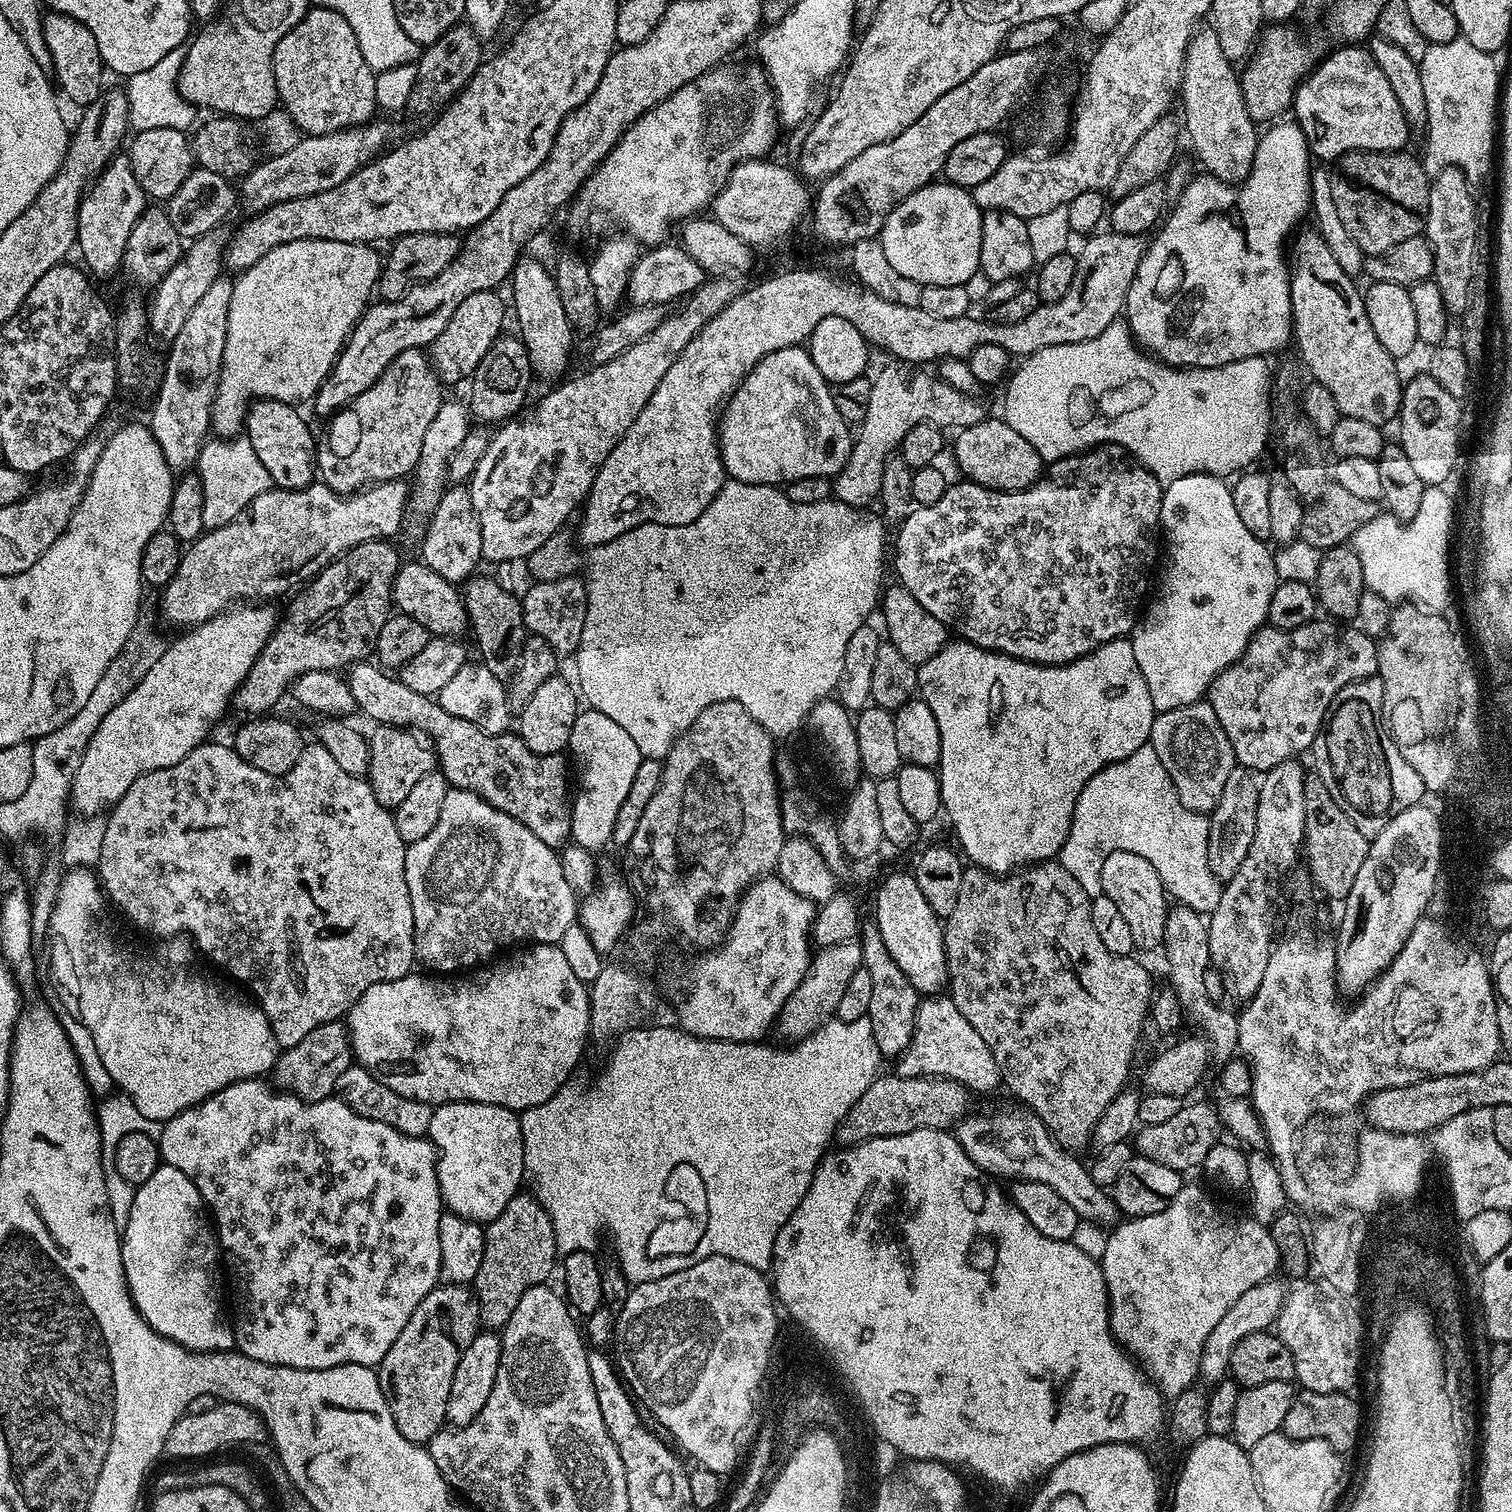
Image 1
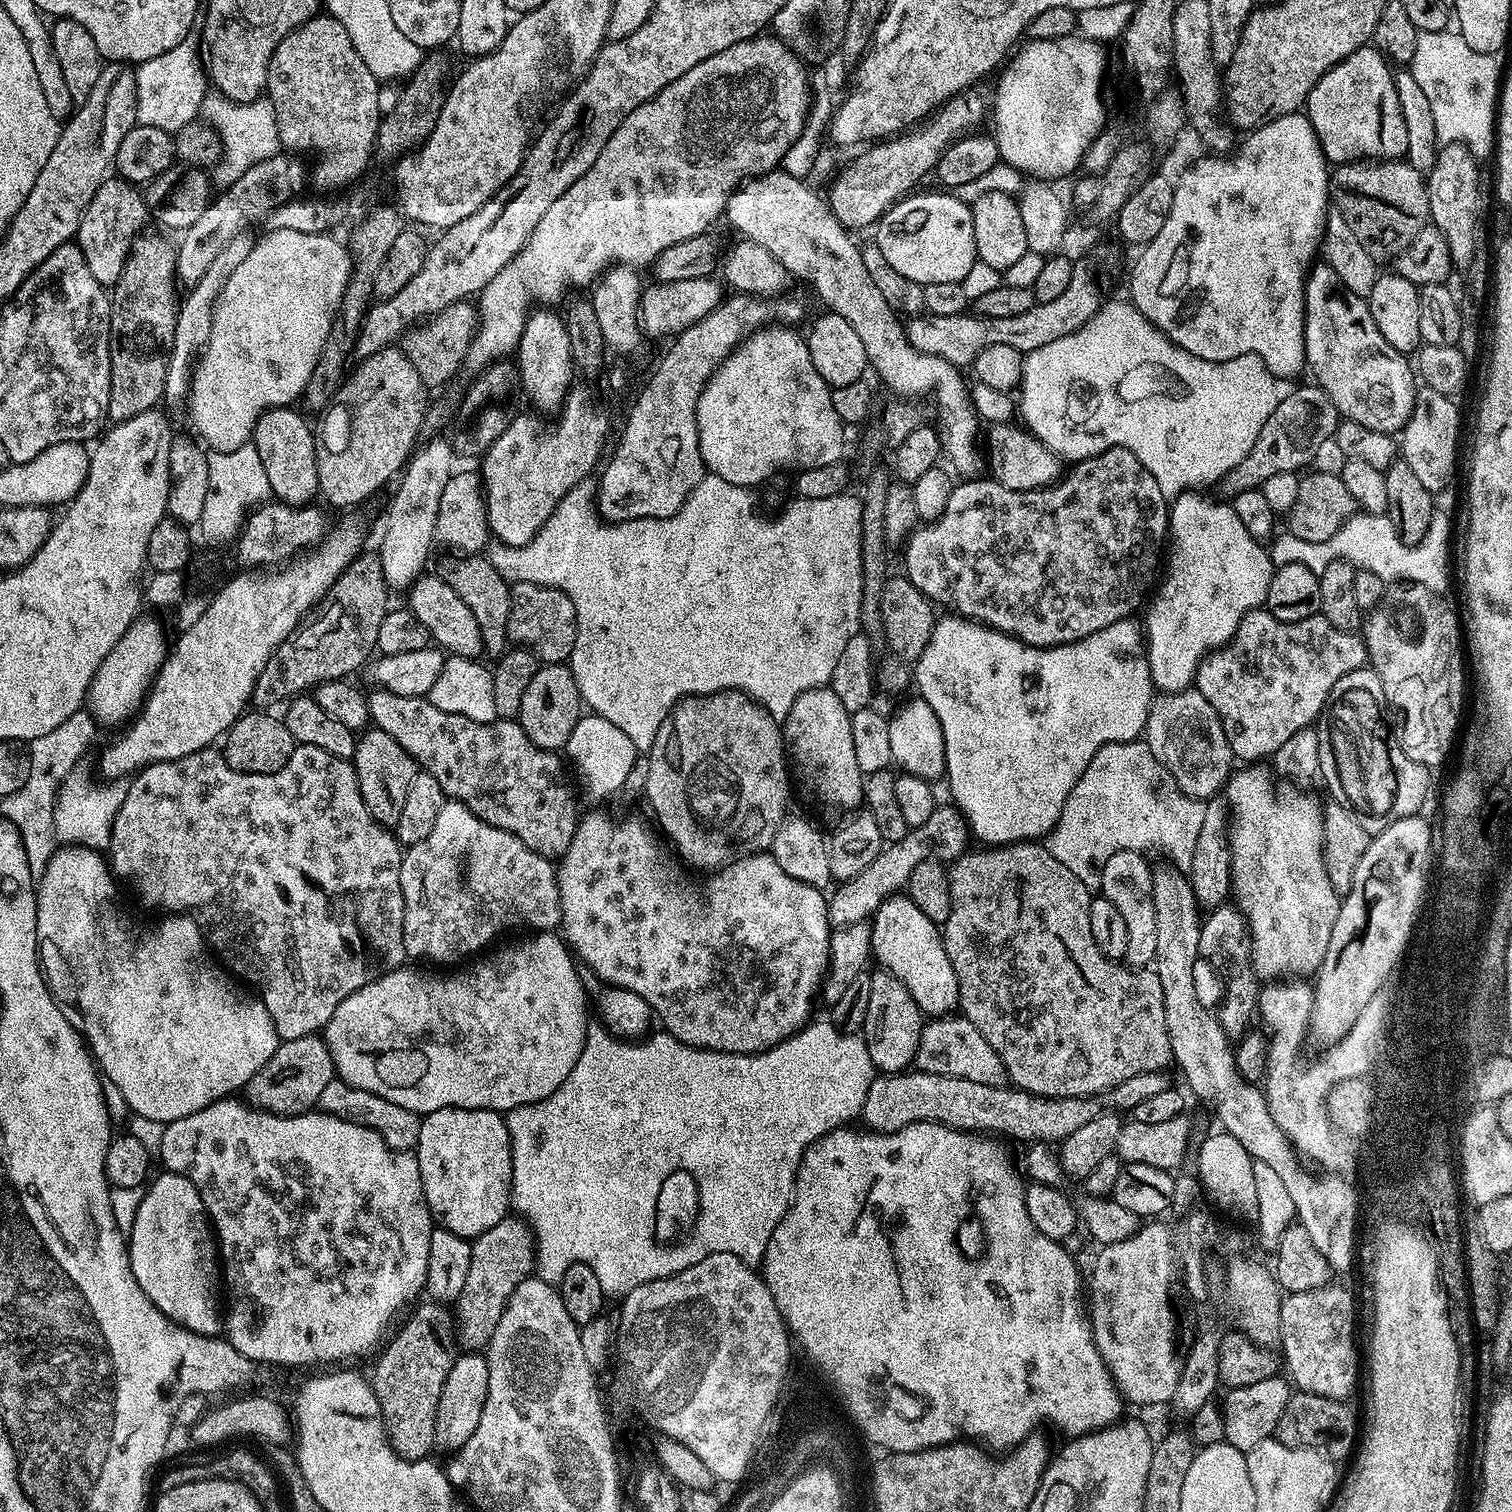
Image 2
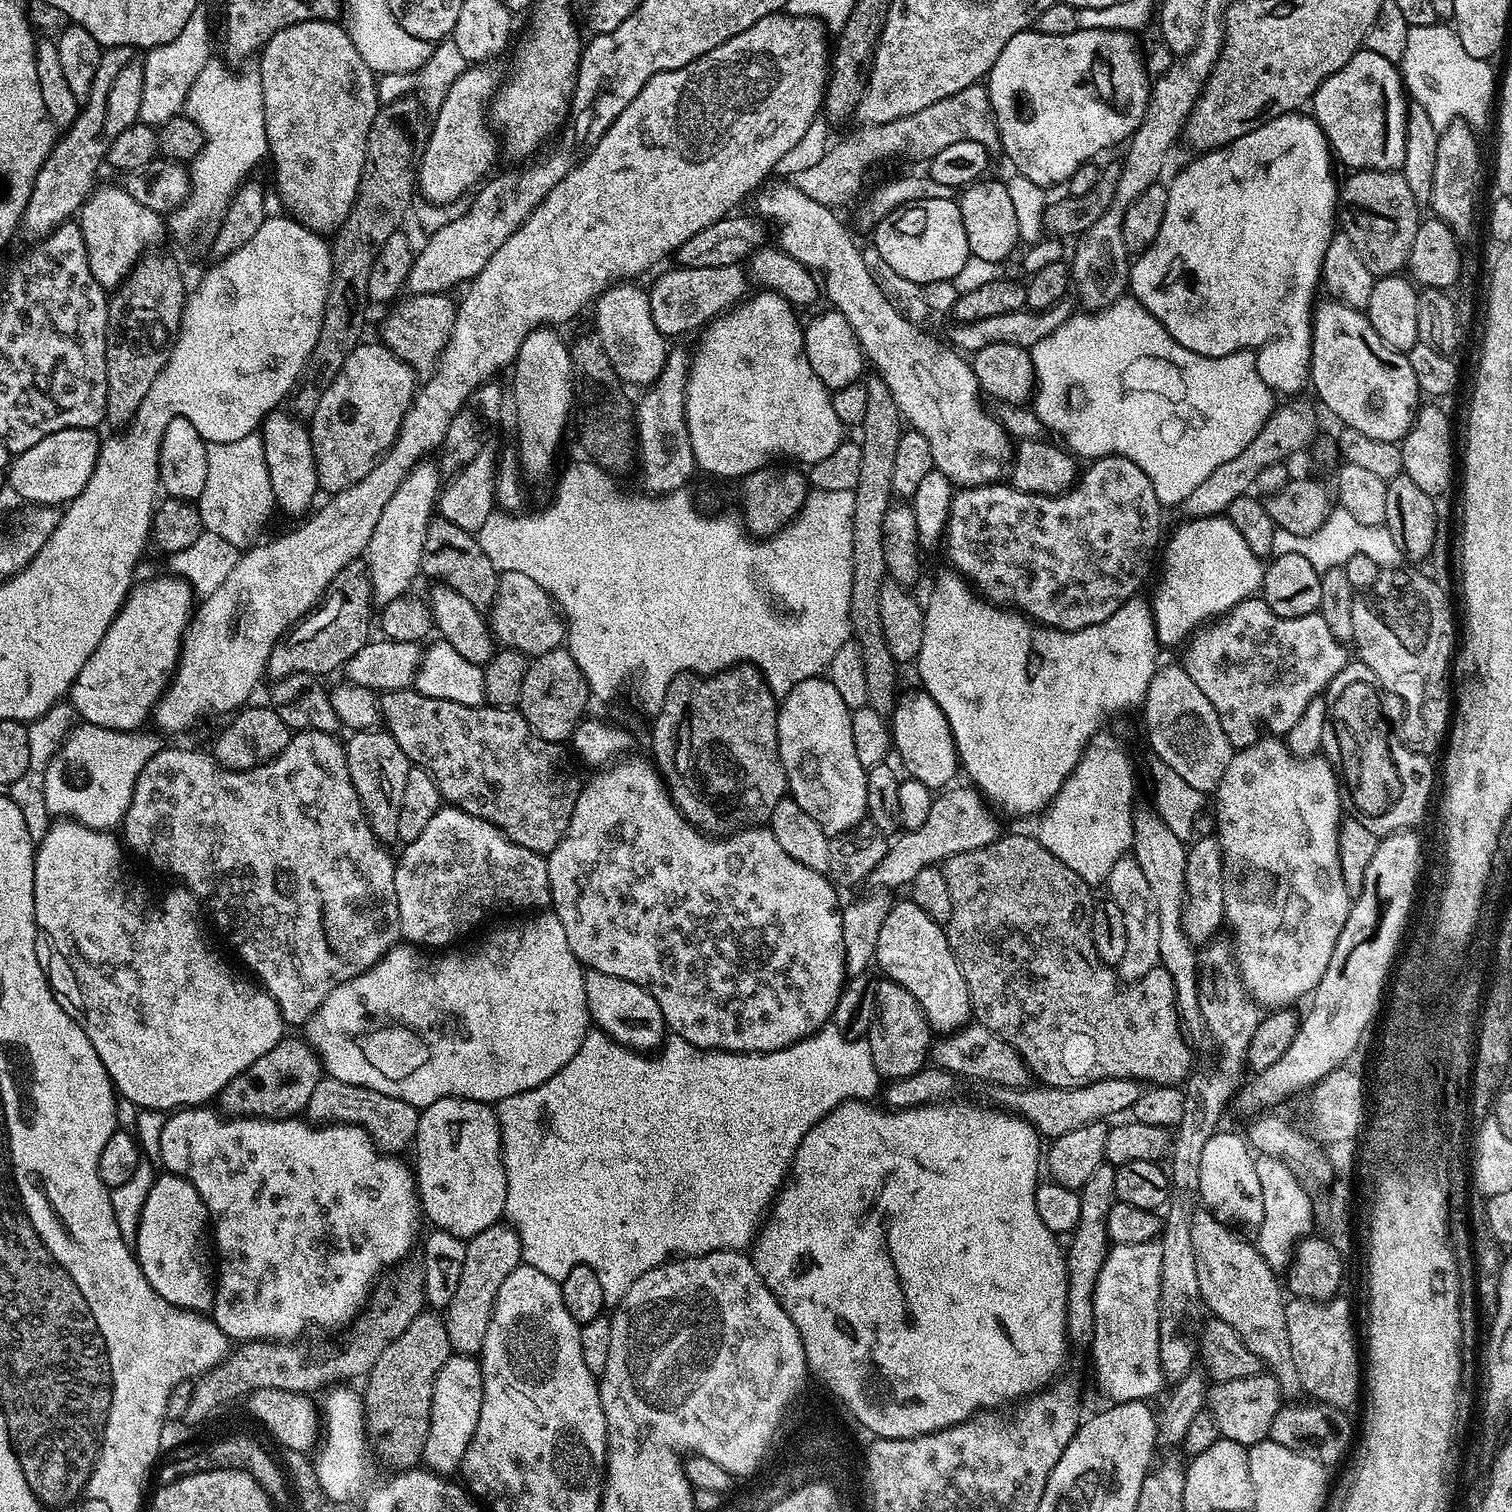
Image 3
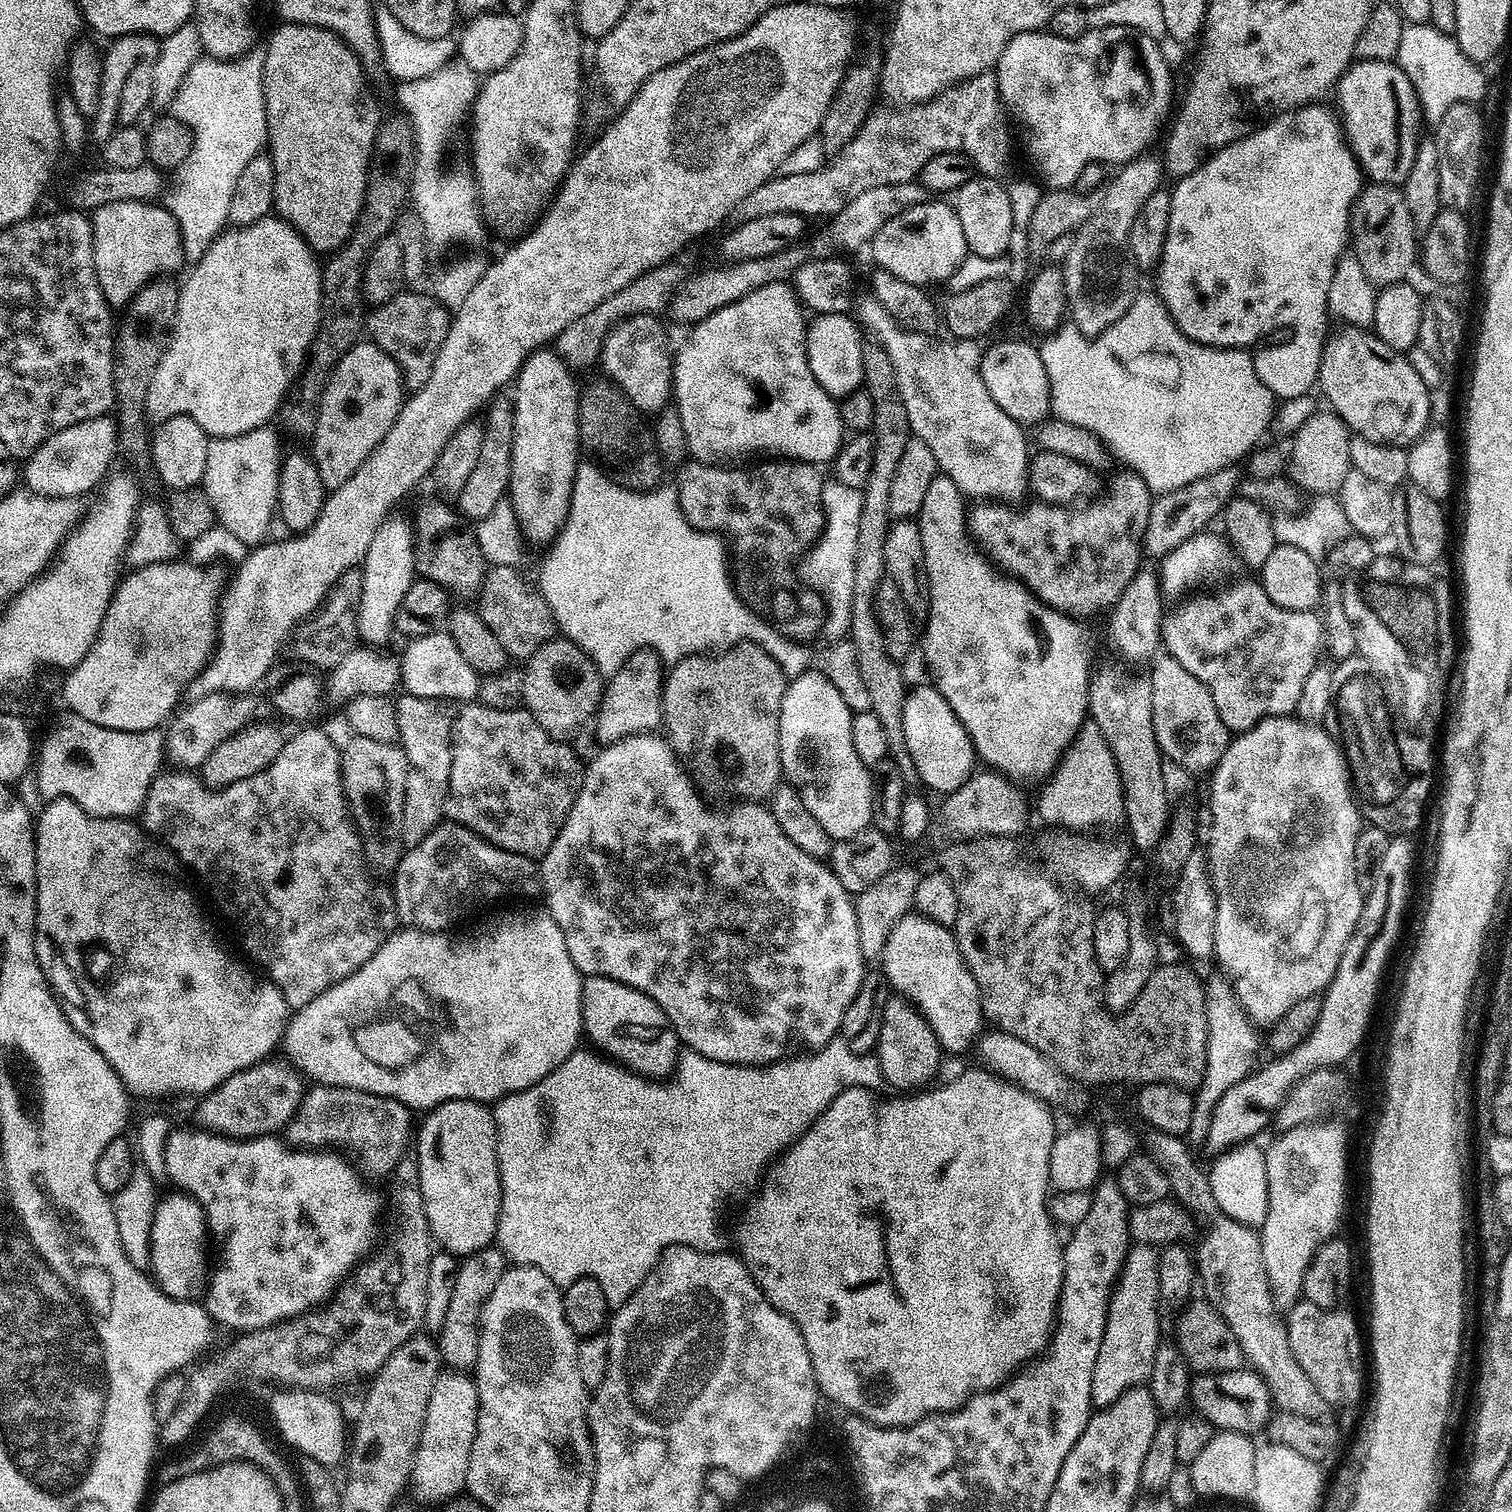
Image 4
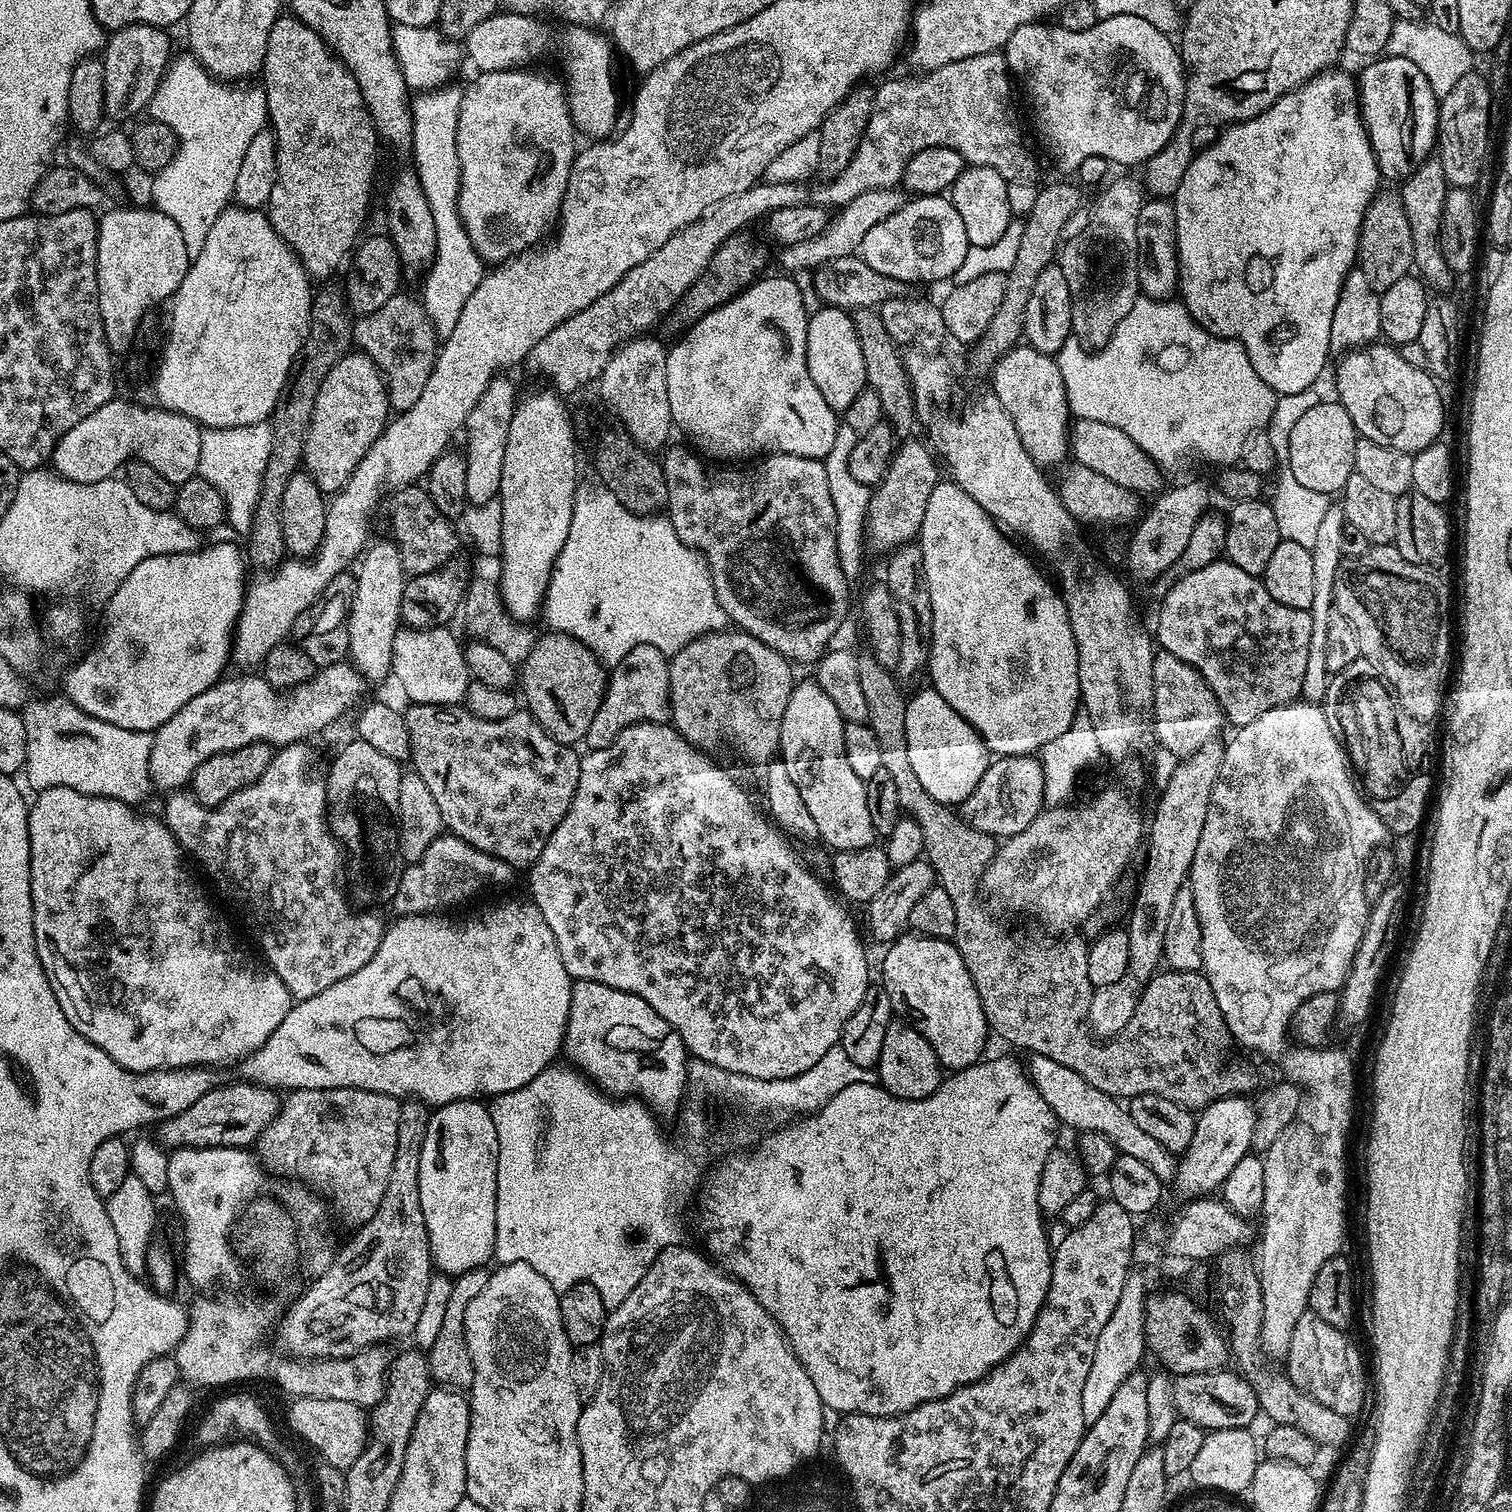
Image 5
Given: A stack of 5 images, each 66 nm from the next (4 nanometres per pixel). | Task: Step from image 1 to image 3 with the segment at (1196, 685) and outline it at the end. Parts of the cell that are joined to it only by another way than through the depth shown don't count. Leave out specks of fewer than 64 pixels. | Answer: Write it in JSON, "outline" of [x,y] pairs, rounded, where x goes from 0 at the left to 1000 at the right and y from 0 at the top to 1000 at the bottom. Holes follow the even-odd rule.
{"outline":[[[812,341],[792,341],[782,345],[784,347],[773,357],[772,355],[769,365],[770,379],[765,392],[761,394],[762,413],[767,427],[782,427],[794,414],[809,407],[823,397],[829,396],[836,385],[837,371],[824,361],[824,356],[819,353]]]}

